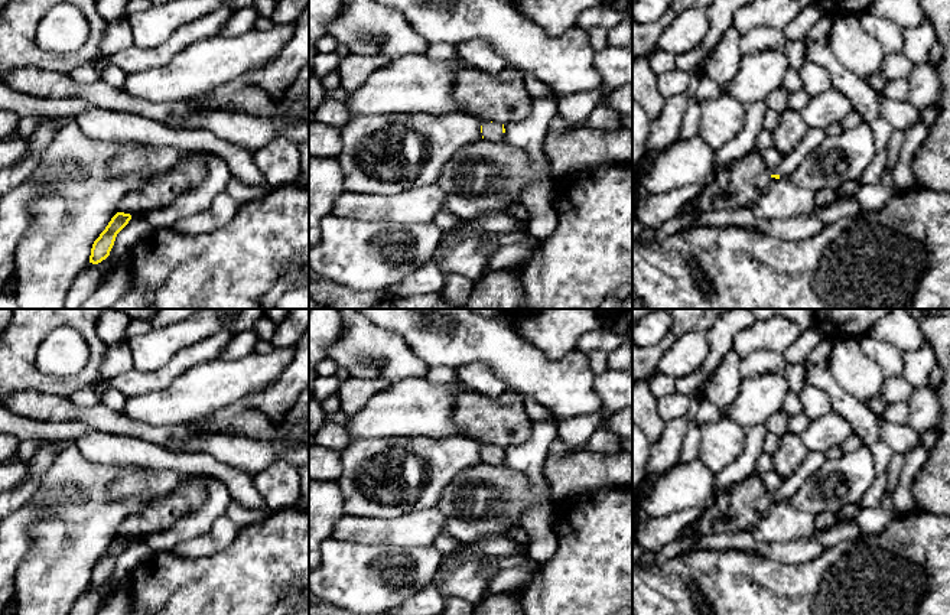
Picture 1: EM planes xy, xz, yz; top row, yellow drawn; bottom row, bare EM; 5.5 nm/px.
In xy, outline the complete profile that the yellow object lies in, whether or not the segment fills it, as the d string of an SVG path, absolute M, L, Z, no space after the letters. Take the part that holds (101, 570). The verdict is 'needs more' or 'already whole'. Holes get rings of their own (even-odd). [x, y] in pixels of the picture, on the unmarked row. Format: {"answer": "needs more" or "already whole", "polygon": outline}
{"answer": "already whole", "polygon": "M117 536L111 541L105 553L92 567L90 586L98 588L110 579L117 557L128 547L130 543L131 538L124 536Z"}

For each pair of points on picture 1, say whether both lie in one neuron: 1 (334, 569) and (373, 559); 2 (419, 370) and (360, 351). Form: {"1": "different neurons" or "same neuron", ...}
{"1": "same neuron", "2": "same neuron"}

